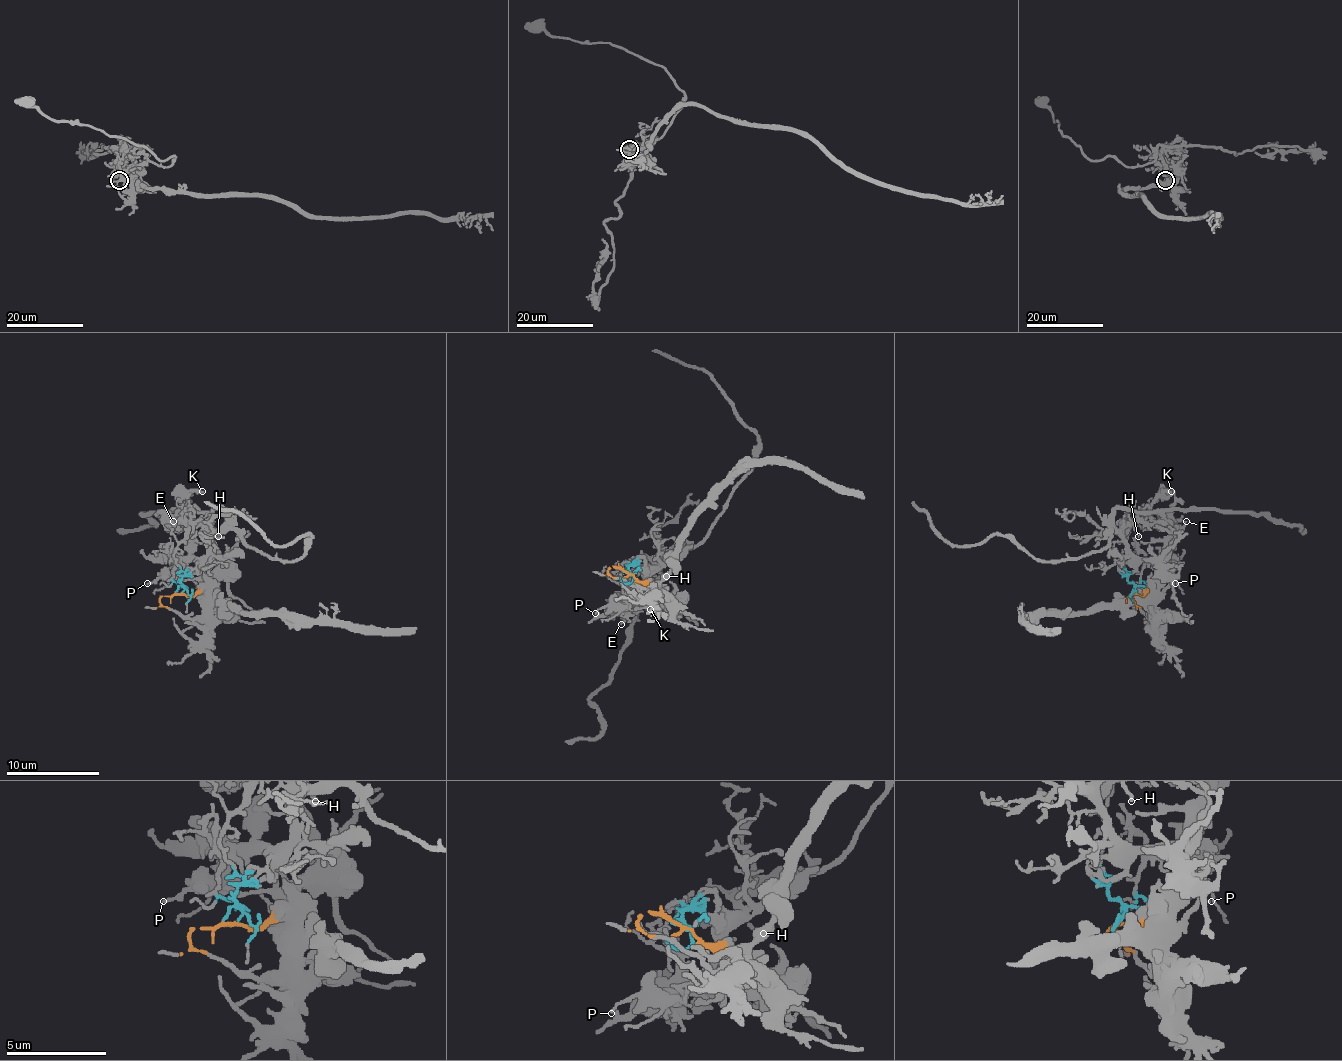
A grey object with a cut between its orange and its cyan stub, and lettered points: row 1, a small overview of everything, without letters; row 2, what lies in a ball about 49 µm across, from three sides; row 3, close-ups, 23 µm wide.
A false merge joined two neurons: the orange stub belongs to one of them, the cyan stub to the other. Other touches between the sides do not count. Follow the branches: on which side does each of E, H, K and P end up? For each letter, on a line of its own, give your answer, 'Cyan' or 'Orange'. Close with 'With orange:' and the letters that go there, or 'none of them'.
E: Cyan
H: Cyan
K: Cyan
P: Cyan
With orange: none of them

